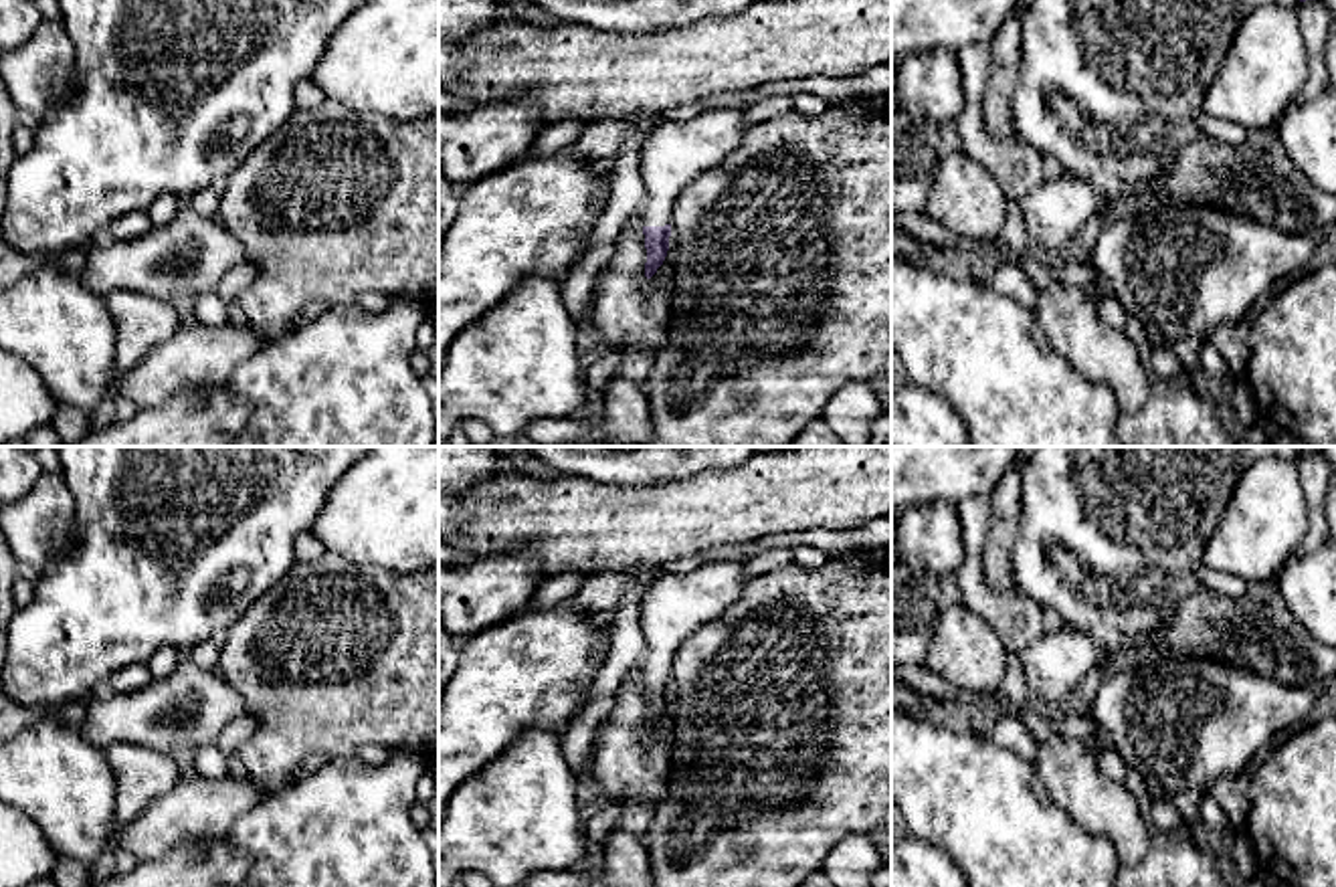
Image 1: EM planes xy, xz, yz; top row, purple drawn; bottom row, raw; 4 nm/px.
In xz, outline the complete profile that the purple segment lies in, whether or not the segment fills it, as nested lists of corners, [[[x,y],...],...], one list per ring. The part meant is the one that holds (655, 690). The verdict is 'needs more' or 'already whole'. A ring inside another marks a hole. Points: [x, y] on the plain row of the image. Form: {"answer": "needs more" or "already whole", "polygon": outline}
{"answer": "needs more", "polygon": [[[709,560],[691,574],[665,574],[643,590],[639,626],[647,643],[641,661],[647,731],[667,709],[671,665],[679,645],[703,622],[718,618],[742,594],[750,580],[748,562]]]}

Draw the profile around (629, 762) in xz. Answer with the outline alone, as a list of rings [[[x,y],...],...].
[[[635,665],[614,695],[610,715],[598,729],[592,752],[592,778],[598,798],[629,804],[645,802],[651,810],[661,802],[667,786],[673,719],[669,717],[671,699],[657,725],[647,731],[643,665]]]

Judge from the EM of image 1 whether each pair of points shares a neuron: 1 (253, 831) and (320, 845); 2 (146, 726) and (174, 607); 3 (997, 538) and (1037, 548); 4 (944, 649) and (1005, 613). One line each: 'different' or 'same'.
1: same
2: different
3: different
4: different

